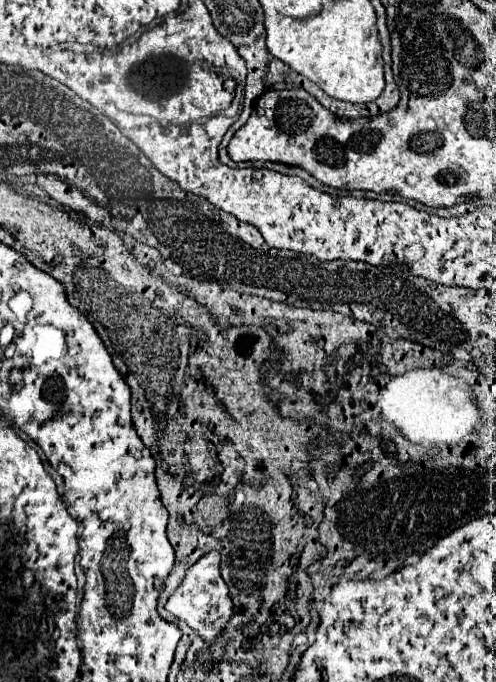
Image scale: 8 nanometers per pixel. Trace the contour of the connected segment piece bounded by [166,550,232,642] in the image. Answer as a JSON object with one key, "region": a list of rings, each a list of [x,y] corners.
{"region":[[[212,550],[200,558],[184,576],[182,584],[176,588],[176,592],[168,598],[166,610],[176,616],[178,620],[184,620],[198,636],[202,636],[206,642],[216,640],[226,622],[232,616],[232,600],[228,596],[228,586],[220,576],[220,552]]]}

